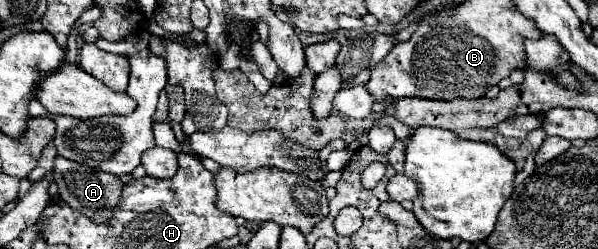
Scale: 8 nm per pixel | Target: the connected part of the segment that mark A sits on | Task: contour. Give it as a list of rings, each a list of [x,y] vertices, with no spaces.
[[[57,157],[55,159],[55,183],[59,185],[59,197],[73,205],[75,211],[83,213],[85,217],[89,217],[95,223],[107,221],[111,215],[111,209],[121,201],[121,189],[123,183],[113,177],[111,173],[99,171],[99,169],[89,169],[87,165],[69,161],[65,157]]]

